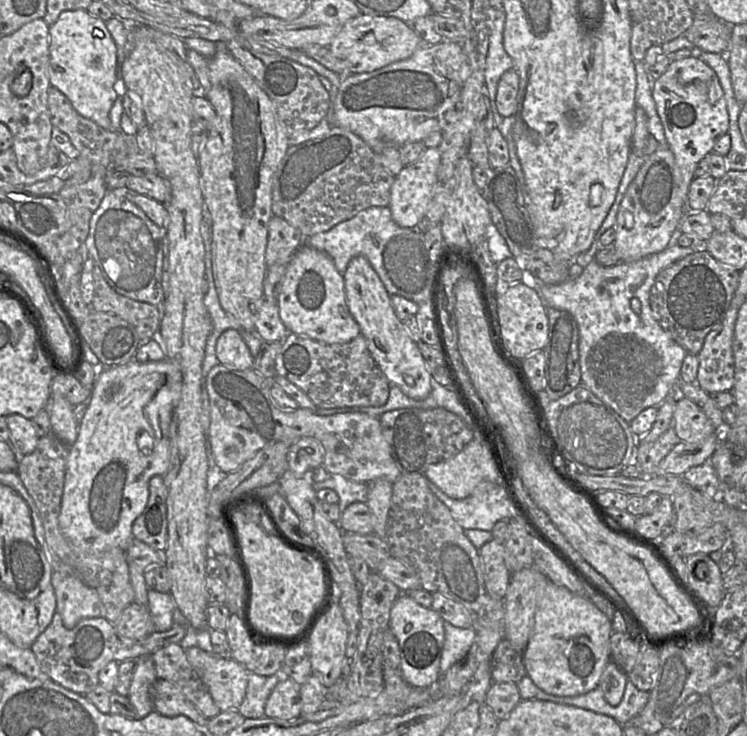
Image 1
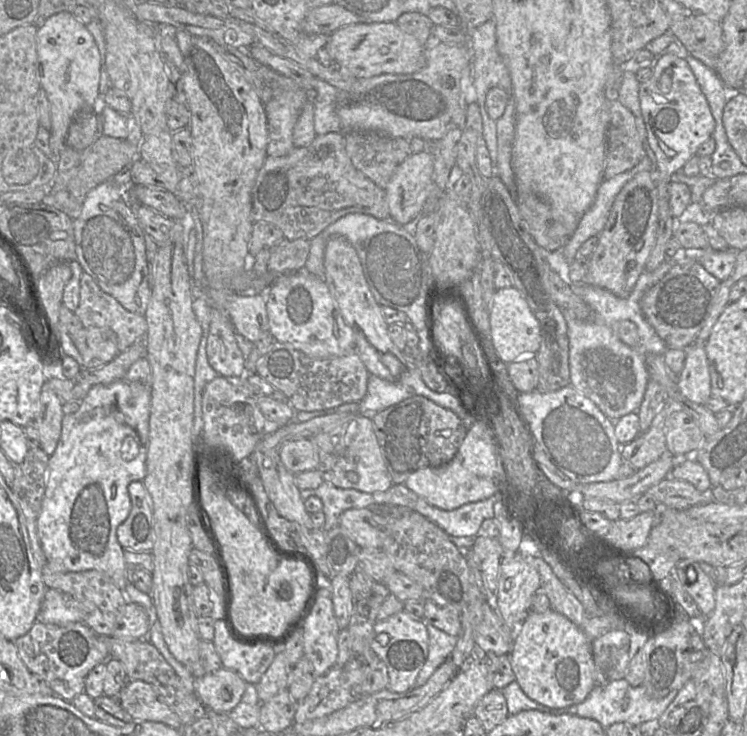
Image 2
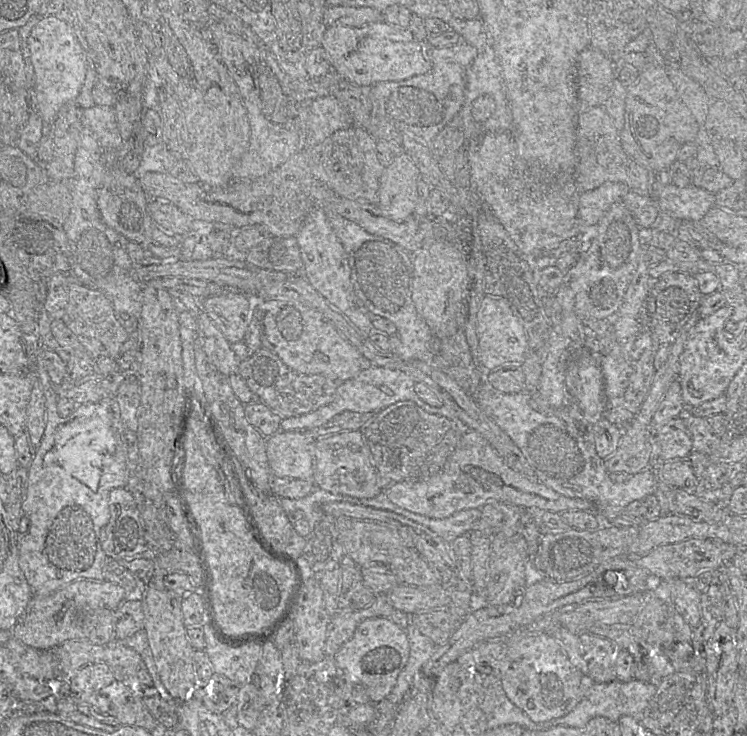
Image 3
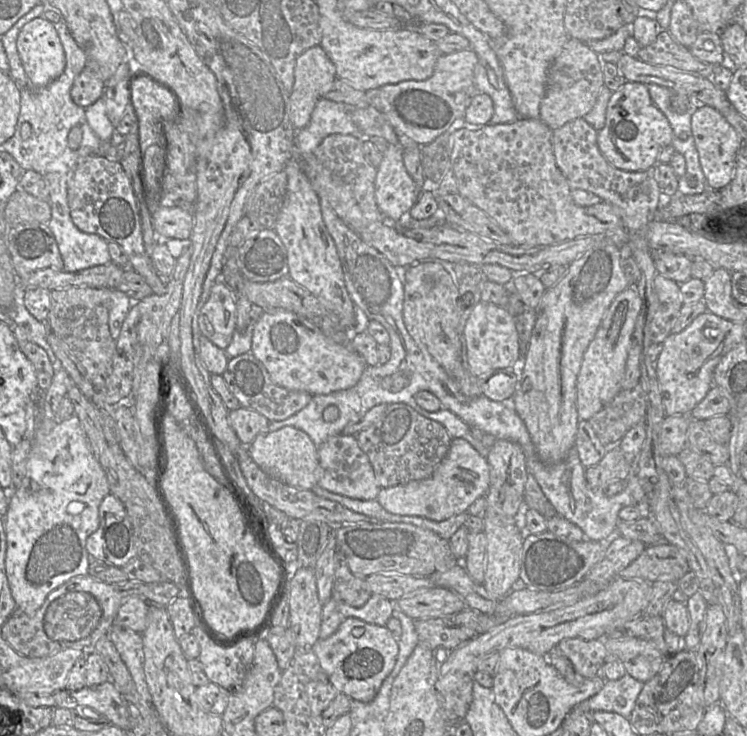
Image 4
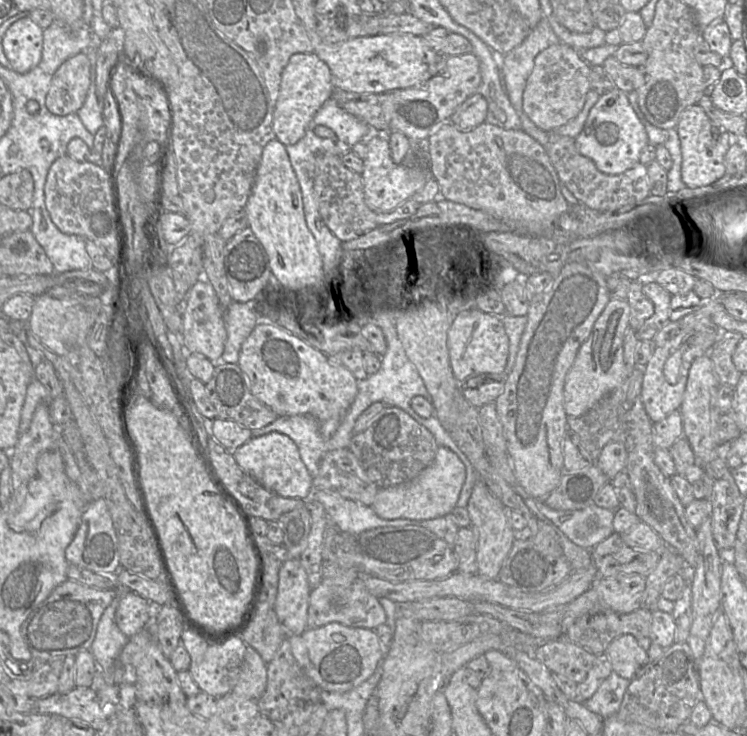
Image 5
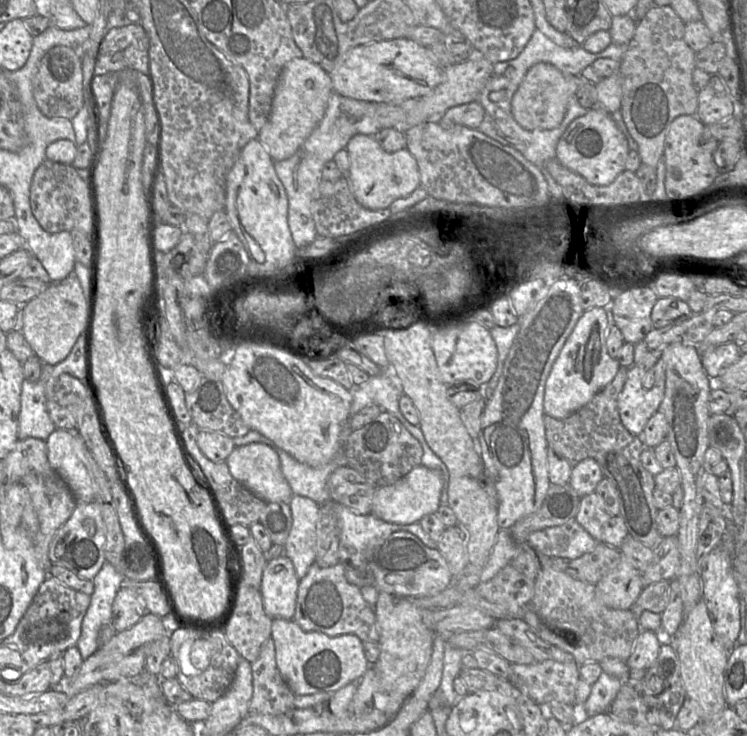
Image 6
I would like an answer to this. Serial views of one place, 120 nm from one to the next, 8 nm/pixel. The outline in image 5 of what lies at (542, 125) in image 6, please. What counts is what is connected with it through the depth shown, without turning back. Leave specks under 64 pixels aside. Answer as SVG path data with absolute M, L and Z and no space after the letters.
M559 42L542 51L535 59L533 70L527 79L523 92L523 111L528 118L541 130L552 132L574 119L582 110L586 95L591 90L589 76L592 66L575 48Z

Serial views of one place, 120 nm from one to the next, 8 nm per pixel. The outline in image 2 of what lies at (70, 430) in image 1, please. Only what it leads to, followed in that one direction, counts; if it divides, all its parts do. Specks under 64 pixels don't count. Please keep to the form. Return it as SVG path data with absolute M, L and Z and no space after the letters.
M47 380L41 388L40 413L34 422L39 434L39 447L49 456L55 451L61 436L63 404L48 386Z

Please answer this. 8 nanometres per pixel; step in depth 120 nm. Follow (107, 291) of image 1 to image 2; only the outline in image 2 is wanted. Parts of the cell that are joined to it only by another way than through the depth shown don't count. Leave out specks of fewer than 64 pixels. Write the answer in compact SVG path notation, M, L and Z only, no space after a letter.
M85 273L80 279L79 304L74 313L85 327L112 330L116 334L120 353L143 339L147 332L147 322L143 315L123 308Z

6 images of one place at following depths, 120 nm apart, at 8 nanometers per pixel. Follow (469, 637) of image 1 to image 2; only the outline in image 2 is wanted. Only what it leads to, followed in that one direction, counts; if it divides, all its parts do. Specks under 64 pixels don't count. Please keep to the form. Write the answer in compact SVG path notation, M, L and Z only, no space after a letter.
M427 624L429 648L427 659L420 670L414 687L423 685L434 671L448 658L457 643L457 636L451 636L436 627Z

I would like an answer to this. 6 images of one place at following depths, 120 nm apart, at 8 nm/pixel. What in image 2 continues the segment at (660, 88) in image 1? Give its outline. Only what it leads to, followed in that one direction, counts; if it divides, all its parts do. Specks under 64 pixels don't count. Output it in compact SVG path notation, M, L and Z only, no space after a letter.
M660 54L657 58L657 62L655 64L652 76L645 83L640 84L639 101L640 101L640 109L642 113L642 118L645 122L646 130L647 130L646 151L650 150L653 153L654 168L658 169L662 175L677 176L681 172L681 169L685 165L685 163L692 156L695 155L700 145L708 141L710 138L712 138L712 135L716 126L716 122L711 113L707 99L705 95L703 94L687 60L683 58L679 58L678 56L675 56L673 54Z

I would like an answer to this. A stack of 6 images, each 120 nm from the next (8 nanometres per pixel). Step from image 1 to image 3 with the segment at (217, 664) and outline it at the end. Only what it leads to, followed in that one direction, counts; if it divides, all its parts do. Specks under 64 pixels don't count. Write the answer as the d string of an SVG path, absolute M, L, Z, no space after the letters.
M214 674L208 681L199 681L196 696L212 712L222 714L237 700L240 687L229 678Z

